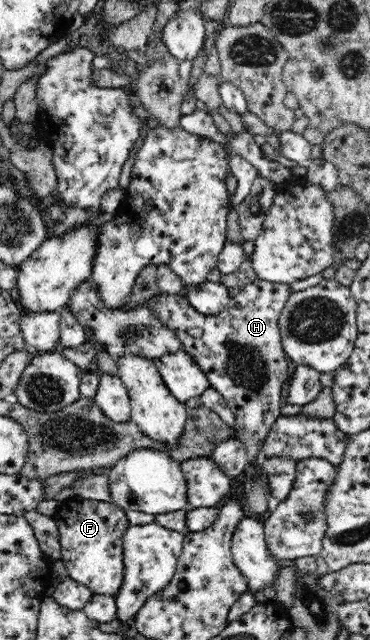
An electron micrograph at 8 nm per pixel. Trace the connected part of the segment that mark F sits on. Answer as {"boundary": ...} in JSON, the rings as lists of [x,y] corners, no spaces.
{"boundary":[[[76,495],[74,498],[60,503],[53,518],[58,524],[62,547],[60,560],[65,564],[67,576],[88,587],[93,594],[116,596],[124,581],[123,535],[130,526],[130,522],[126,518],[126,510],[112,502],[84,499]]]}

